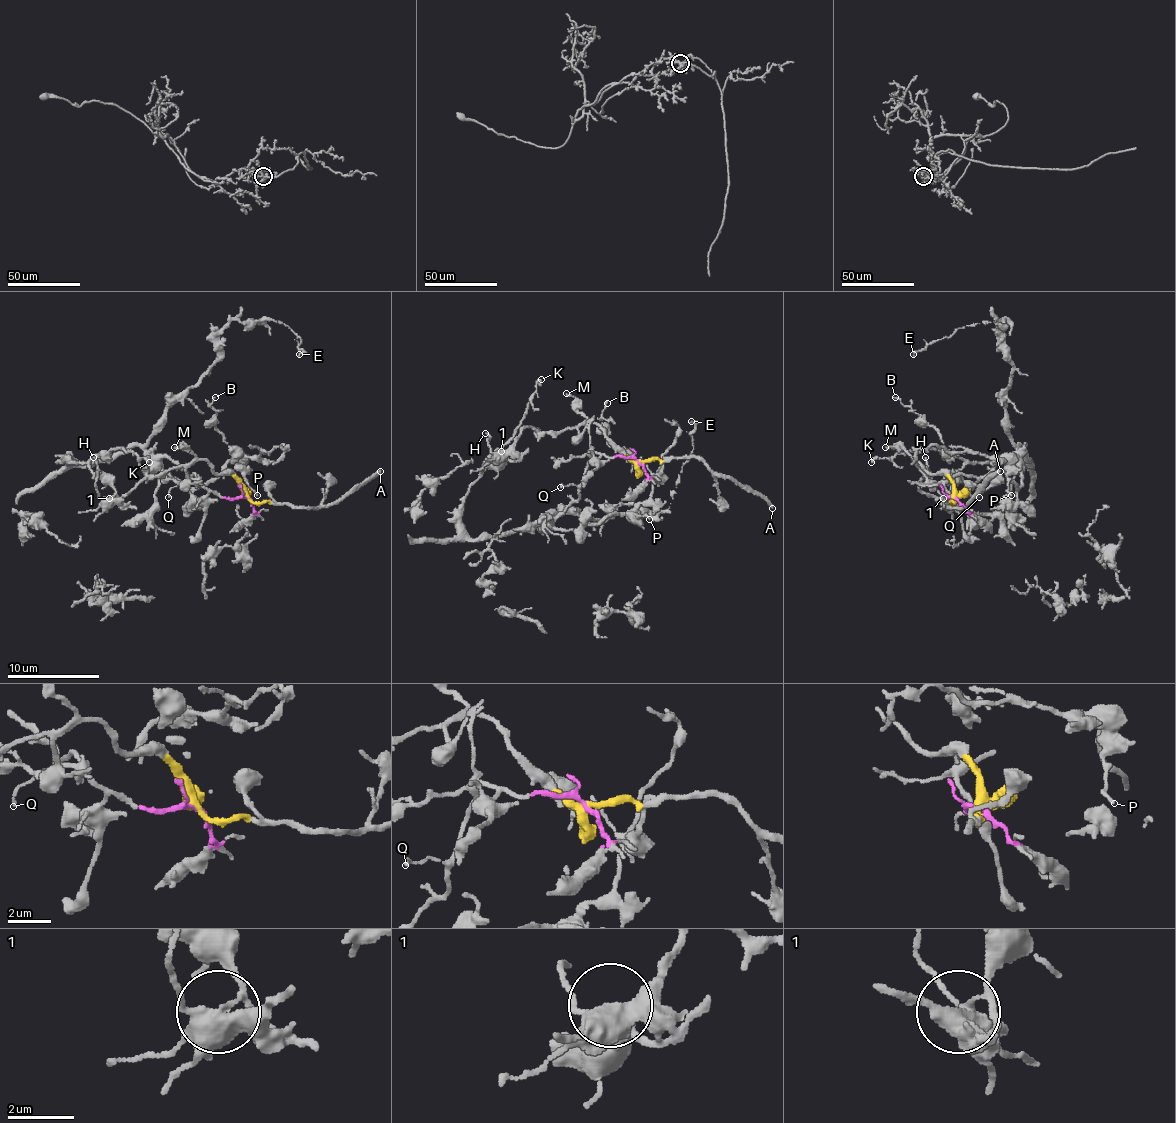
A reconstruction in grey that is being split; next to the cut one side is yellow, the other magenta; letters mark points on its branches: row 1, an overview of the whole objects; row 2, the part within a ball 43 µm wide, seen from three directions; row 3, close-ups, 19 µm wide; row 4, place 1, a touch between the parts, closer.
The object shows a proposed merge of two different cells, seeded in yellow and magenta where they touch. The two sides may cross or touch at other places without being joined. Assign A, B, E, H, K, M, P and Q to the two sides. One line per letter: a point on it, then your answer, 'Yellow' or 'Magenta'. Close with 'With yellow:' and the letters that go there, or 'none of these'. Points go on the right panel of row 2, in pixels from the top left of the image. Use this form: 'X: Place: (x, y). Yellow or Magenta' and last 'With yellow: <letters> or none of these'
A: Place: (1000, 471). Yellow
B: Place: (895, 397). Yellow
E: Place: (913, 354). Magenta
H: Place: (925, 457). Yellow
K: Place: (871, 462). Magenta
M: Place: (885, 447). Yellow
P: Place: (1011, 495). Magenta
Q: Place: (979, 497). Magenta
With yellow: A, B, H, M

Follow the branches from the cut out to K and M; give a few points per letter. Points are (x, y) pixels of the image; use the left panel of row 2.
K: (246, 496), (228, 498), (138, 445), (68, 461), (121, 450), (149, 461)
M: (246, 496), (230, 475), (219, 475), (191, 450), (175, 447)

